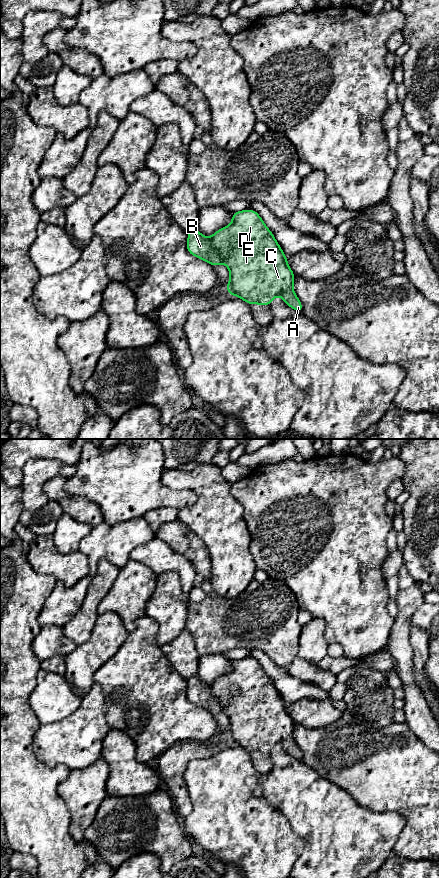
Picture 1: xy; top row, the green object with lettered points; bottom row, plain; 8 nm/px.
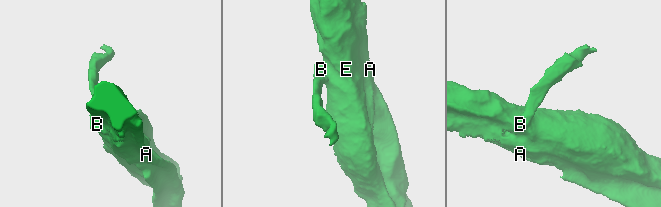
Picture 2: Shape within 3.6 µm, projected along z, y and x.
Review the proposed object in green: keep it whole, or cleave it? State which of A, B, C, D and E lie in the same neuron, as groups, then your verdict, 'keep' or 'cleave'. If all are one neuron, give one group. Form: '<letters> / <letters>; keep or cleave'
A C D E / B; cleave

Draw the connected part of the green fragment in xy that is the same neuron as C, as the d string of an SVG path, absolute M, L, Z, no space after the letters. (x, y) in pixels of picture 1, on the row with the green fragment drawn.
M247 209L232 213L231 224L220 228L211 236L211 246L229 269L230 279L226 285L228 294L241 298L250 306L269 306L276 296L281 296L293 310L303 311L303 305L293 289L295 274L273 233L258 212Z

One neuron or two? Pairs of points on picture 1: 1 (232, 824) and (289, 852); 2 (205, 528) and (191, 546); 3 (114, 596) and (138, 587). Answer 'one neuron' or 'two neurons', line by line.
1: one neuron
2: two neurons
3: one neuron

